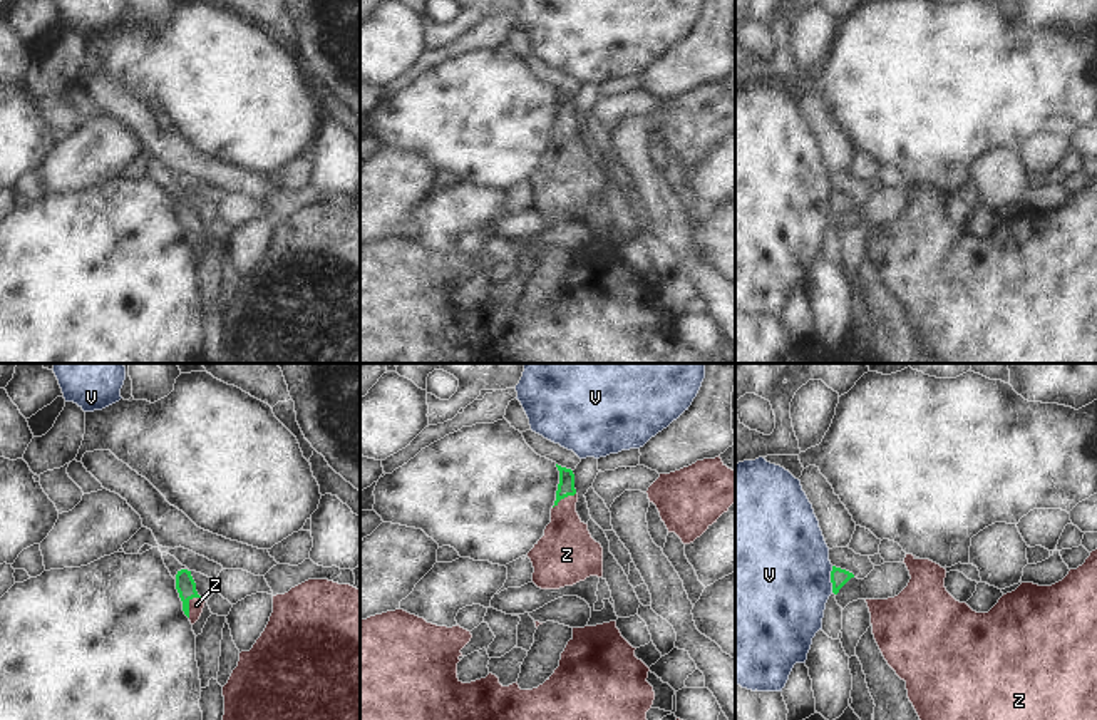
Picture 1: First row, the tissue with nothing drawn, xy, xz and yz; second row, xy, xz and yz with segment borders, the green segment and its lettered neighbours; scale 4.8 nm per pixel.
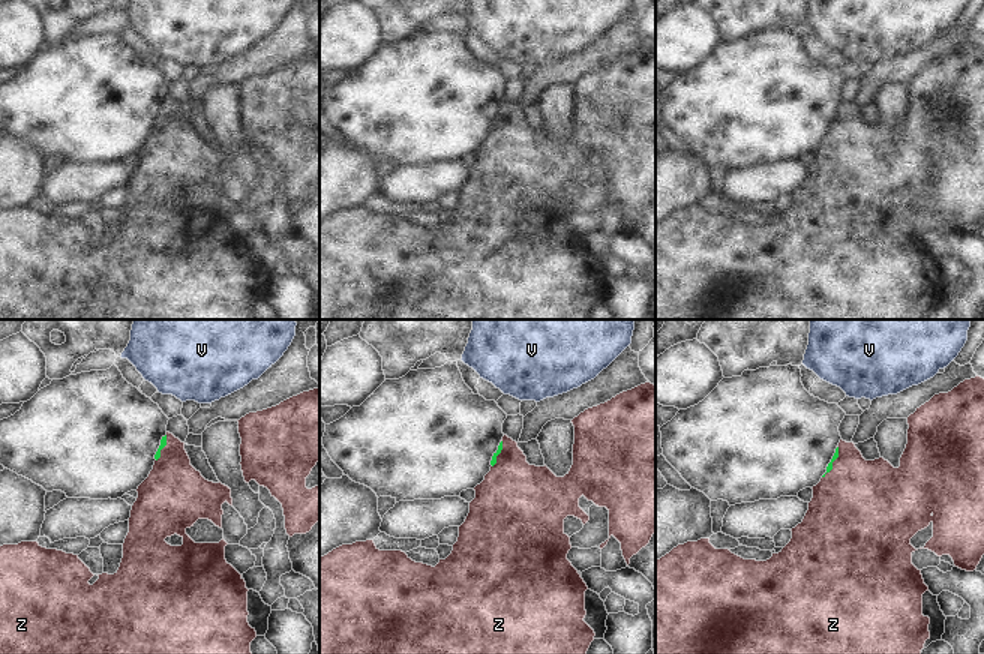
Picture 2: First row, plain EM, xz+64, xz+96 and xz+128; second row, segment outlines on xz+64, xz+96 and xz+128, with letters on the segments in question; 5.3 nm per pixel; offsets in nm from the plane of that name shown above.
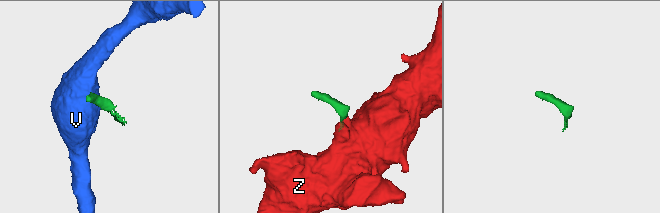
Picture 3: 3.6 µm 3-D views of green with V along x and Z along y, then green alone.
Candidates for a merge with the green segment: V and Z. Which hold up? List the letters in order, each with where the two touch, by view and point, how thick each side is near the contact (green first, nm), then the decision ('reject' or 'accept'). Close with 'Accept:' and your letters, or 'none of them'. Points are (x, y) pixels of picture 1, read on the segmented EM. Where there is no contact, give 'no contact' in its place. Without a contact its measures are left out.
V: meets green in yz at (831, 580); 80 nm thick on the green side, 500 nm on the other; reject
Z: meets green in xy at (188, 605); 90 nm thick on the green side, 70 nm on the other; accept
Accept: Z

